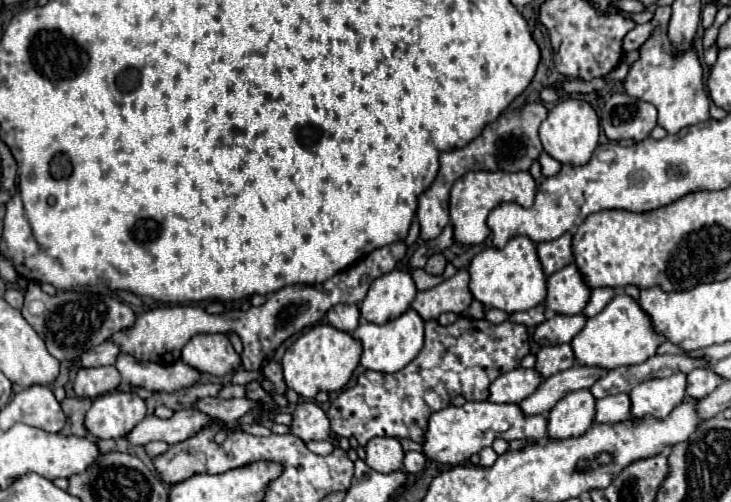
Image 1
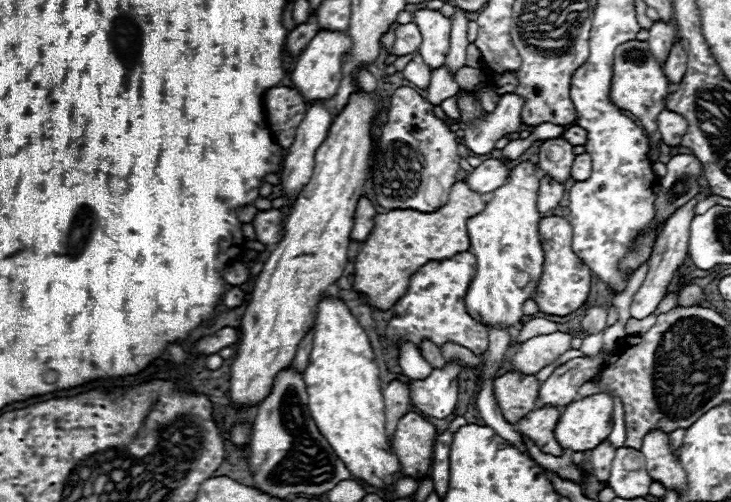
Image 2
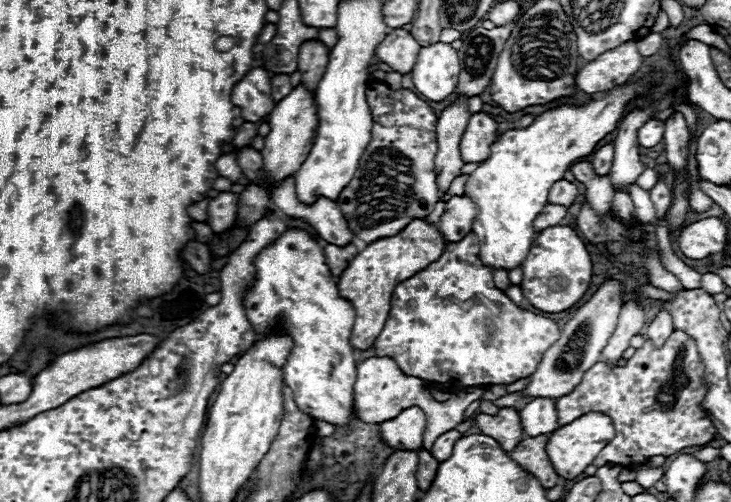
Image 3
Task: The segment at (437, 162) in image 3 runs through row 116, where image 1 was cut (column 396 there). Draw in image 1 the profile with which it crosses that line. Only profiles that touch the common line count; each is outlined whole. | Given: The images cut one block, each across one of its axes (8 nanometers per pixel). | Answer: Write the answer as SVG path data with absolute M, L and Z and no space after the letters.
M372 438L366 446L366 464L376 472L394 472L404 464L404 450L396 438Z

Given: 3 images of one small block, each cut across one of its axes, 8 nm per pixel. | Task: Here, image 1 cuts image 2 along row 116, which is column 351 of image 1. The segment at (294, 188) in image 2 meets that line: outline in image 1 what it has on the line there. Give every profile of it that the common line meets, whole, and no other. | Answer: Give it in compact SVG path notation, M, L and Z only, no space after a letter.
M336 304L326 314L326 318L334 328L346 330L346 332L354 332L358 322L360 322L360 308L356 304Z

